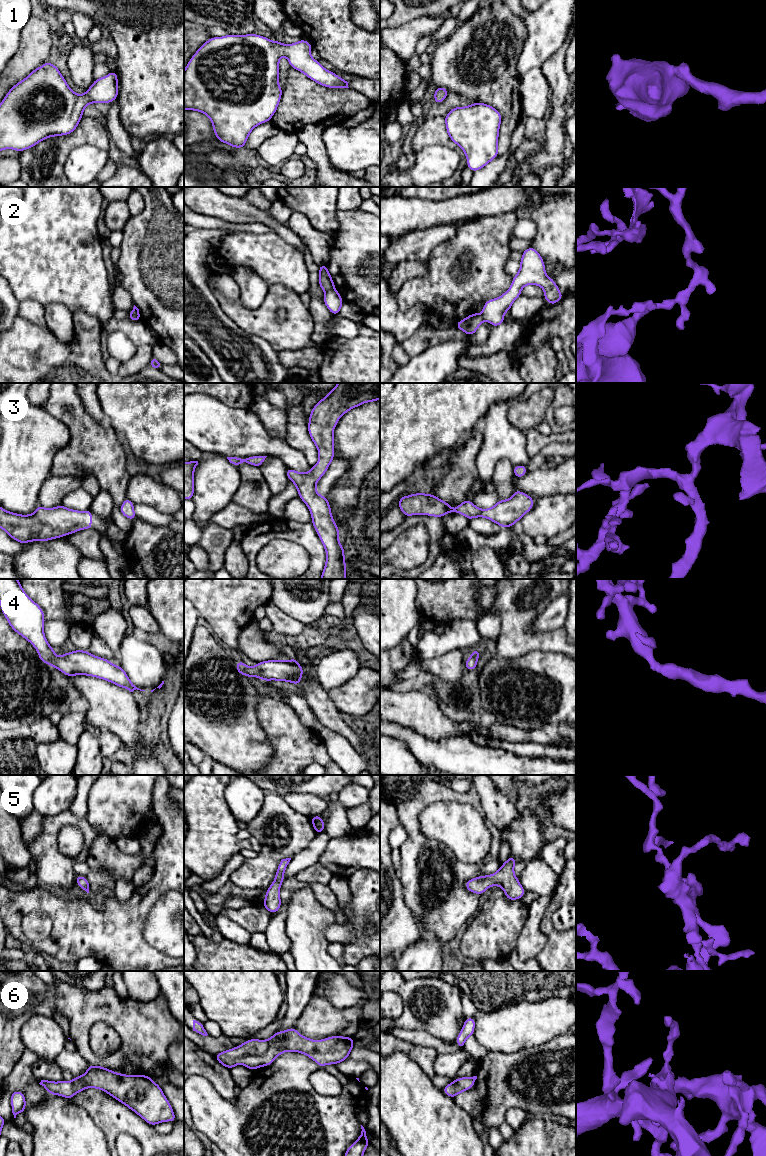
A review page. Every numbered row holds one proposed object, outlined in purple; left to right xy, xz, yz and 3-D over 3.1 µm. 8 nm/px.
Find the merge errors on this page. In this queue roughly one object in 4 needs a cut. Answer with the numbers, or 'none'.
2

